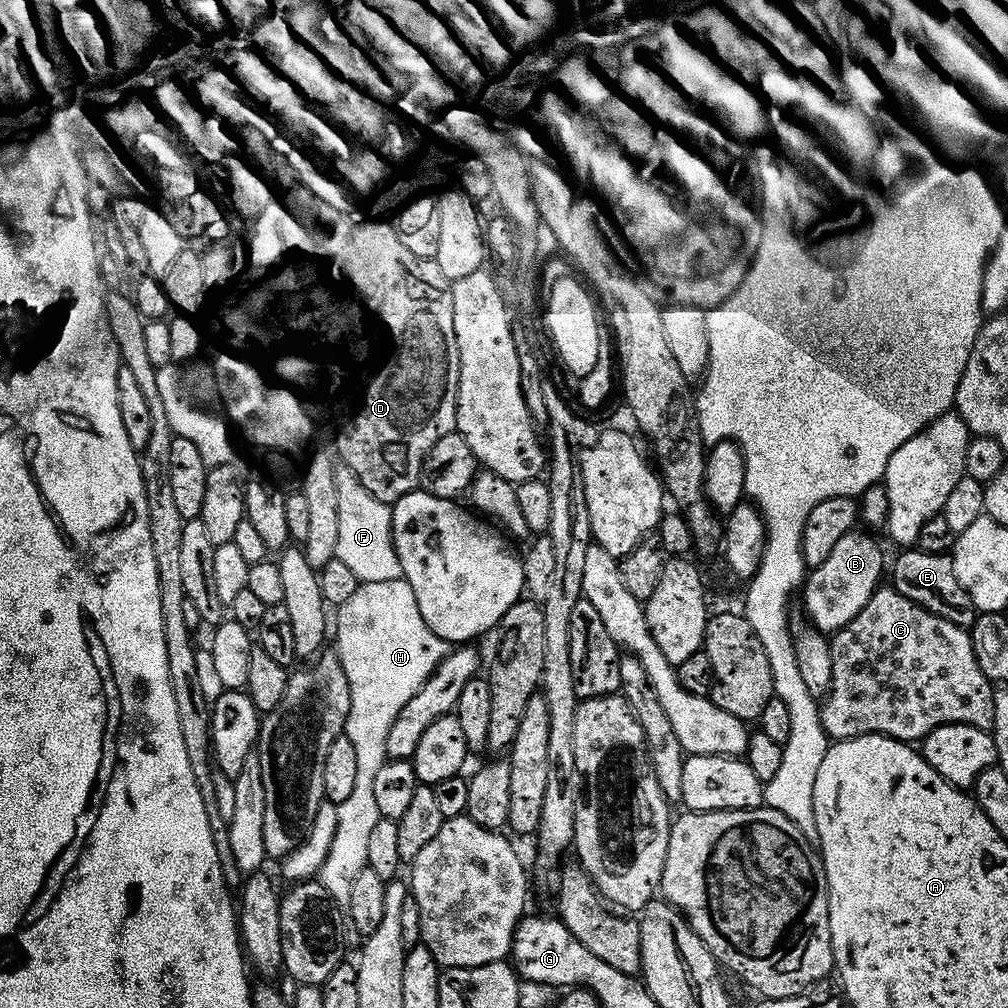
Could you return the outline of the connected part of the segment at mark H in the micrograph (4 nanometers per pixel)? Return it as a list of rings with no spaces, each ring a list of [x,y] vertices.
[[[404,579],[390,582],[363,582],[360,585],[358,598],[353,600],[350,610],[340,610],[334,616],[334,636],[336,632],[336,657],[342,662],[342,670],[346,672],[346,682],[350,688],[350,714],[346,718],[344,735],[350,738],[356,752],[358,771],[354,781],[354,791],[346,802],[336,805],[338,814],[338,830],[334,830],[334,842],[330,842],[330,854],[326,854],[326,862],[322,862],[318,879],[330,894],[337,906],[346,906],[350,902],[350,889],[354,887],[354,878],[362,869],[367,868],[369,835],[373,827],[382,819],[378,814],[378,805],[374,802],[374,777],[382,770],[386,754],[386,734],[394,718],[398,718],[398,710],[418,694],[424,683],[432,676],[432,671],[439,666],[446,655],[446,642],[430,626],[426,626],[426,618],[422,618],[422,610],[418,610],[418,598],[414,598],[414,590]]]

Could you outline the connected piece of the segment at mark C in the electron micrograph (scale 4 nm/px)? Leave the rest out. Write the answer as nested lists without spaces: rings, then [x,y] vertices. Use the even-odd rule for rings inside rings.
[[[881,586],[866,602],[866,606],[846,626],[831,633],[832,640],[832,664],[828,661],[828,640],[829,637],[816,629],[812,621],[808,619],[803,607],[796,606],[788,613],[788,629],[794,642],[794,658],[798,658],[798,674],[802,674],[802,682],[806,682],[806,690],[817,698],[823,698],[828,692],[828,697],[820,704],[820,721],[824,727],[824,733],[833,741],[849,740],[855,736],[889,736],[895,740],[905,742],[920,742],[925,736],[930,735],[935,728],[943,724],[973,724],[979,728],[991,729],[994,722],[994,698],[992,693],[994,685],[991,680],[982,674],[982,666],[978,666],[978,658],[974,654],[974,646],[969,629],[962,626],[954,626],[954,622],[946,622],[946,618],[938,618],[938,614],[930,614],[921,604],[915,604],[910,598],[898,594],[898,590],[891,586]]]

